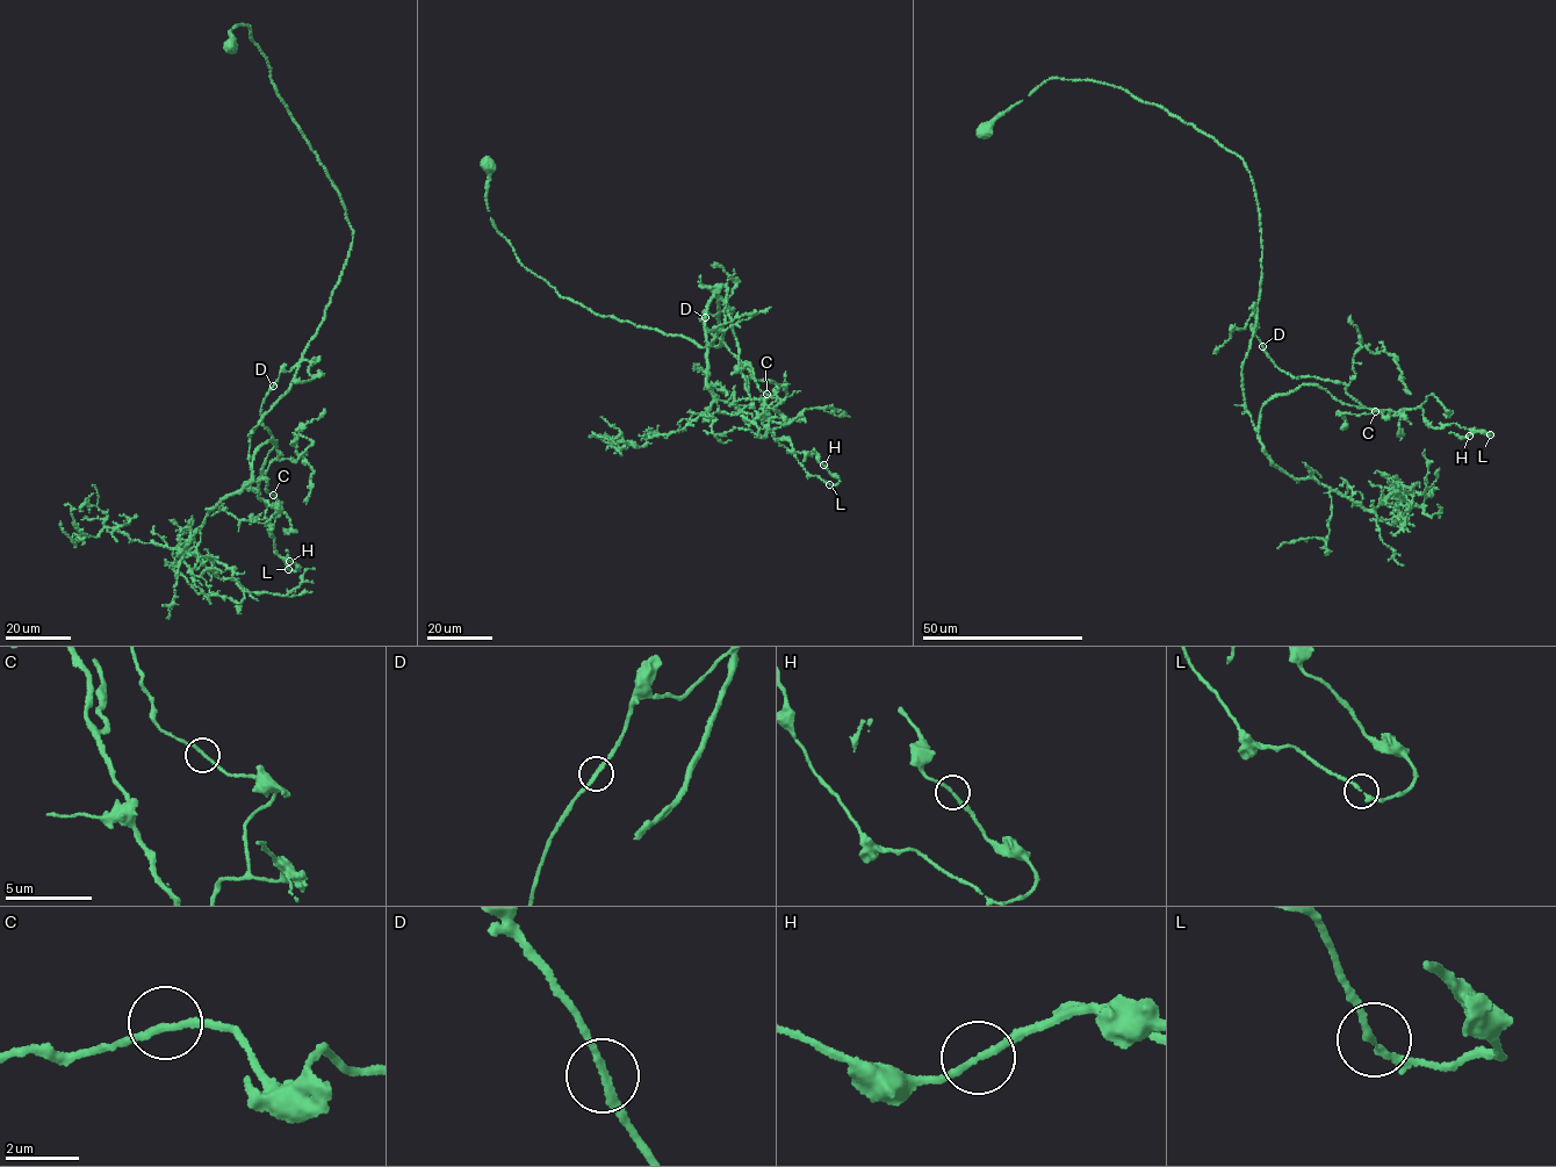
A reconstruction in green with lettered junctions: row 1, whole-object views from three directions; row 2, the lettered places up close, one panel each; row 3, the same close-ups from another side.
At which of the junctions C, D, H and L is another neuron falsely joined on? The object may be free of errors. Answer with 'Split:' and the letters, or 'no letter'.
Split: no letter

